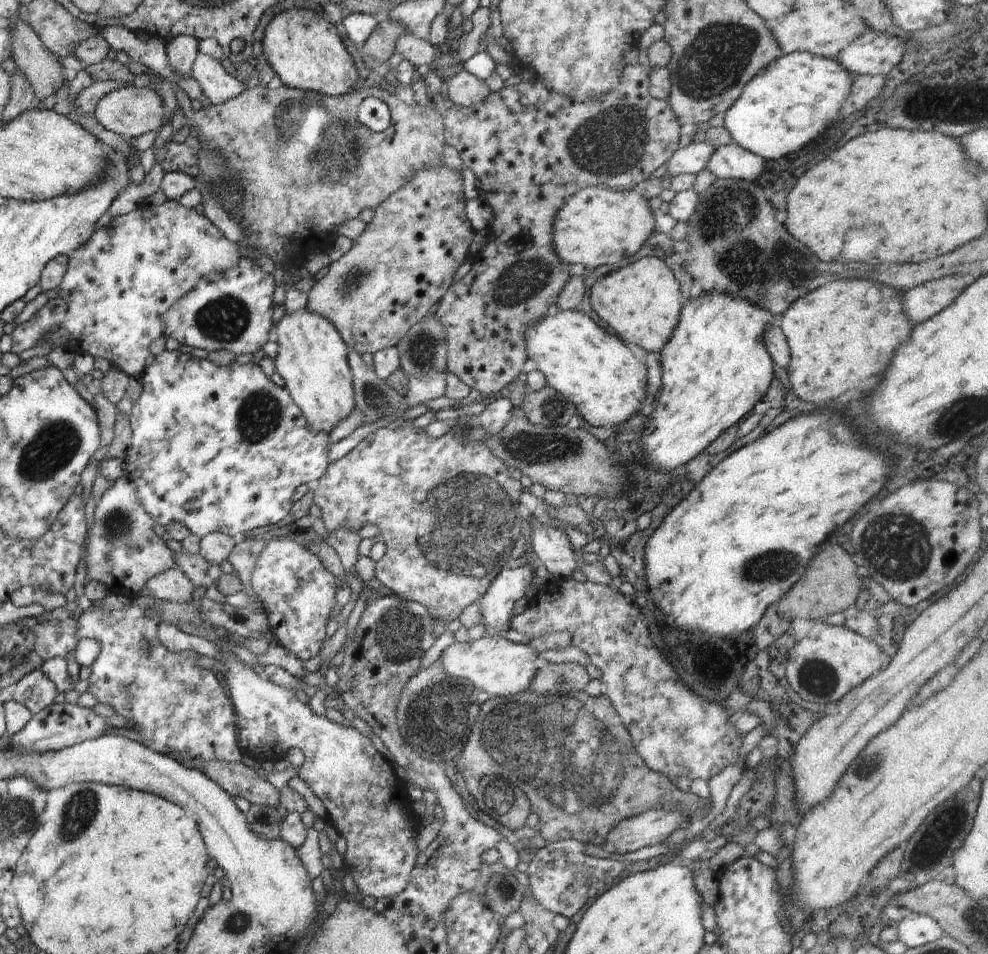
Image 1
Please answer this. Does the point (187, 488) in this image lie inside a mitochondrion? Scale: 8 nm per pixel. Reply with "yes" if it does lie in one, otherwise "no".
no

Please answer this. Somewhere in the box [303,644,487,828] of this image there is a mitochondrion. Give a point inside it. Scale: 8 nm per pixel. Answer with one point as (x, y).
(436, 718)

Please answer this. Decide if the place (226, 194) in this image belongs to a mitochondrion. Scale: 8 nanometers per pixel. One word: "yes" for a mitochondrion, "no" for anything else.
yes

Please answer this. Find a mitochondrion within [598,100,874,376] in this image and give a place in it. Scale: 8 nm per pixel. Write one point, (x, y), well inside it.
(725, 226)

